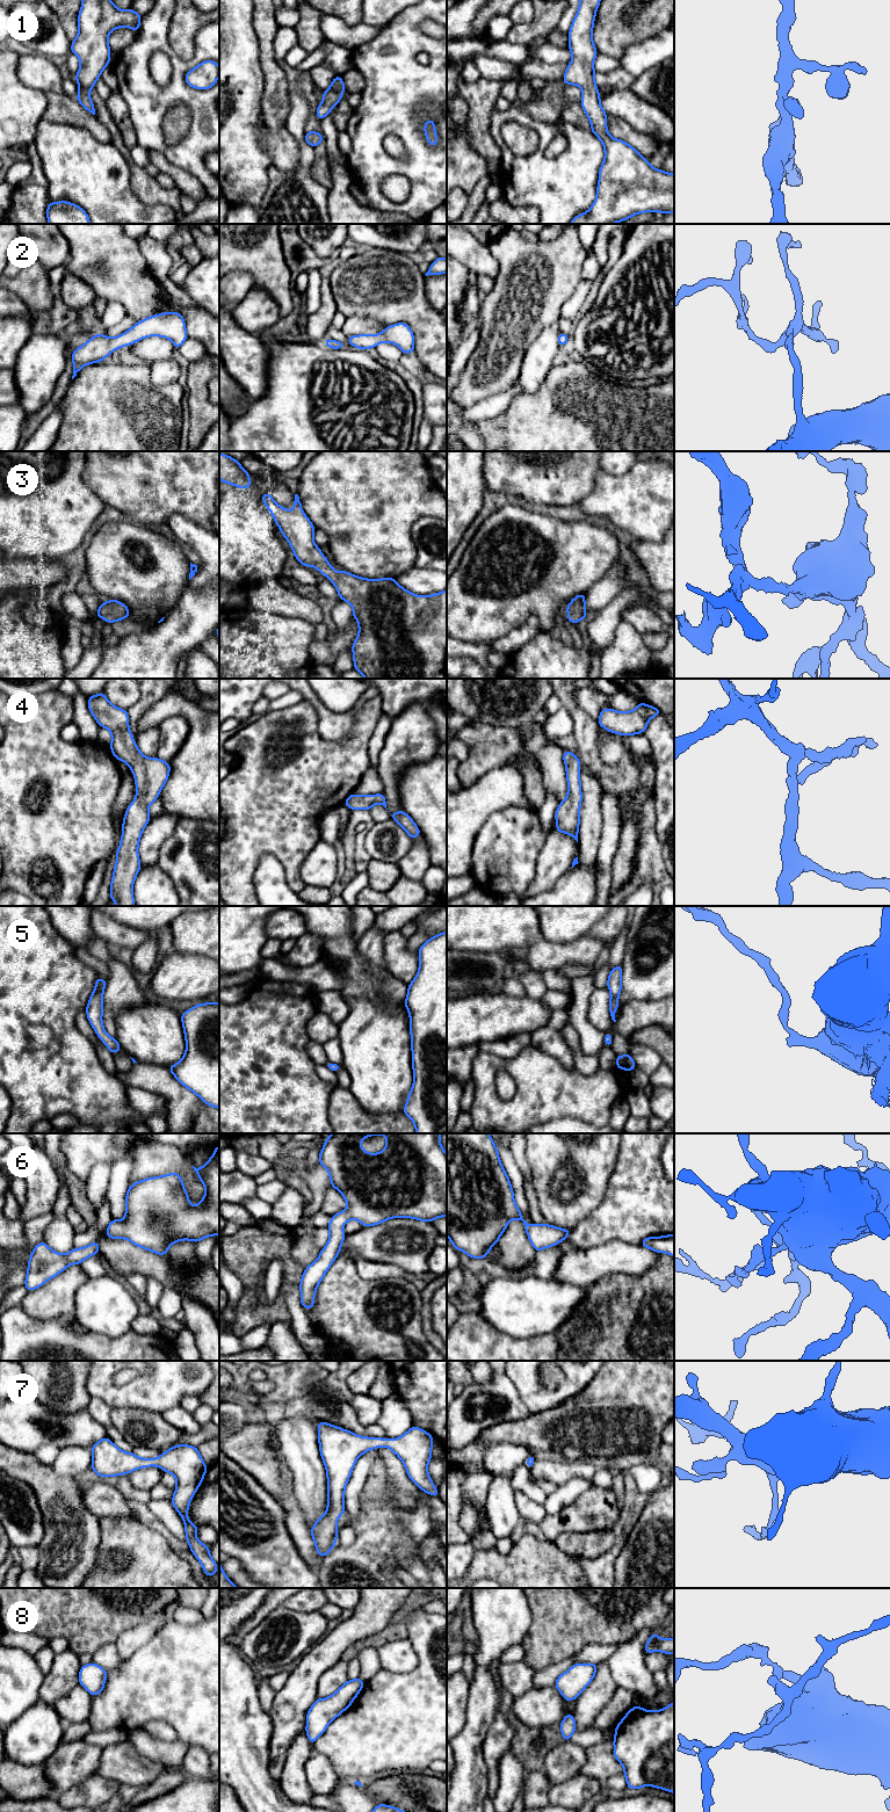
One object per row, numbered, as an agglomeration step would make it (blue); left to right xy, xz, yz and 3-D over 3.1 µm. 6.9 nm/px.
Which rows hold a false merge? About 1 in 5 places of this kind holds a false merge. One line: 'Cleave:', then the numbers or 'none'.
Cleave: none

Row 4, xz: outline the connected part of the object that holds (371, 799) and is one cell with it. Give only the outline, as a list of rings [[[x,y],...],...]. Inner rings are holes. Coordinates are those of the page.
[[[352,793],[345,802],[343,805],[350,810],[370,810],[375,804],[382,804],[386,809],[386,802],[384,793],[357,796]],[[386,809],[388,810],[388,809]]]

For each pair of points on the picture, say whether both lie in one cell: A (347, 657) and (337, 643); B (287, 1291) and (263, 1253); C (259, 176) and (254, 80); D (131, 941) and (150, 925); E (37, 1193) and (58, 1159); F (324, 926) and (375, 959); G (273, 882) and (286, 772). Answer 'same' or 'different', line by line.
A: different
B: different
C: same
D: different
E: different
F: different
G: different

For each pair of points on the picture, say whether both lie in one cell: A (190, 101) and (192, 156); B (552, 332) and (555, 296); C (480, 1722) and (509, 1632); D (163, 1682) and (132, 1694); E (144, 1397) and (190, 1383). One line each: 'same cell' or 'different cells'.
A: same cell
B: different cells
C: same cell
D: same cell
E: same cell

